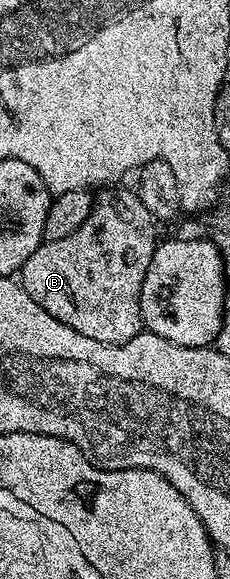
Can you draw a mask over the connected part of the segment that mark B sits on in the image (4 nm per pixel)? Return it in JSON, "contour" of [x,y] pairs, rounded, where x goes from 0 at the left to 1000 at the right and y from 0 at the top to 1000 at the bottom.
{"contour":[[[526,321],[426,330],[378,383],[361,383],[326,404],[291,404],[291,411],[183,418],[83,472],[91,496],[170,522],[170,528],[187,528],[187,535],[204,535],[204,542],[222,542],[222,549],[257,549],[274,563],[309,563],[309,570],[343,570],[343,577],[378,577],[378,584],[413,584],[413,591],[452,594],[548,594],[617,573],[622,480],[639,480],[639,459],[657,459],[657,446],[691,420],[691,387],[657,363],[639,363],[591,330],[557,332],[509,323]]]}

